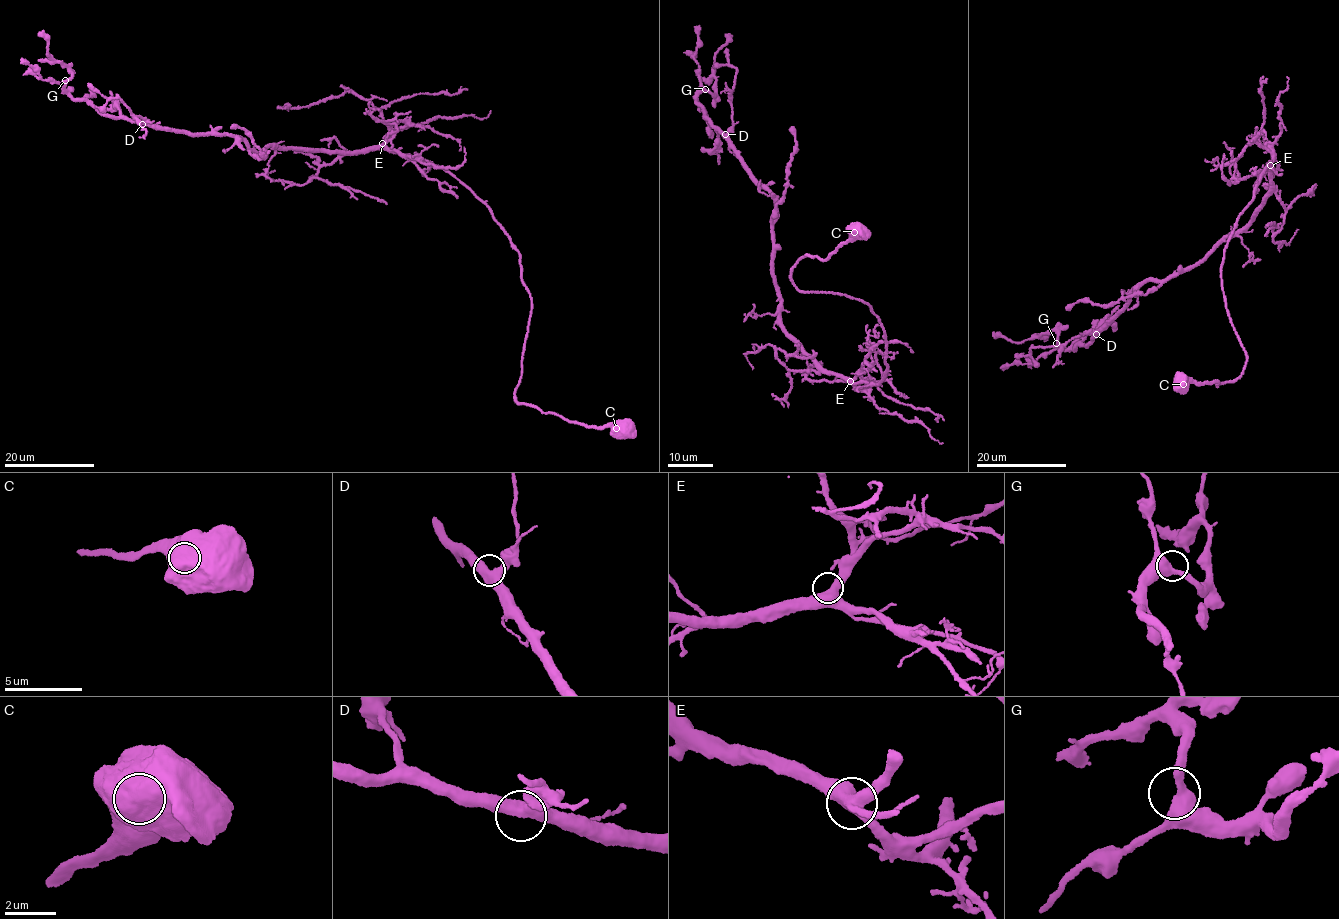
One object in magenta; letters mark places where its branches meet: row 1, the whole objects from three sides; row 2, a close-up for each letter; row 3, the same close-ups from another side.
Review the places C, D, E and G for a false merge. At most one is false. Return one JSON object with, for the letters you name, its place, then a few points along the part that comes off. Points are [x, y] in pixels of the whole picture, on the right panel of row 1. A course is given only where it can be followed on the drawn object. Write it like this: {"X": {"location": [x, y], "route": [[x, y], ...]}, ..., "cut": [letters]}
{"cut": []}

